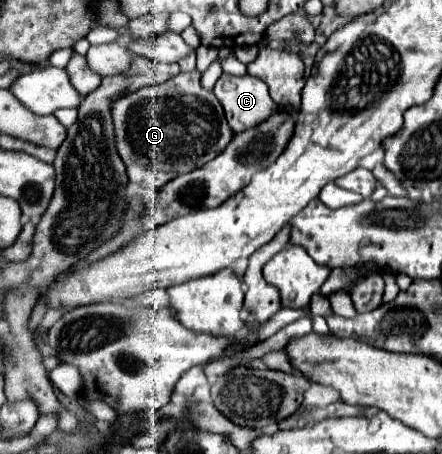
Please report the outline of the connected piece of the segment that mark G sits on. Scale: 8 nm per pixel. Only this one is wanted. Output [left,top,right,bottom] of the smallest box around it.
[110,71,232,189]

